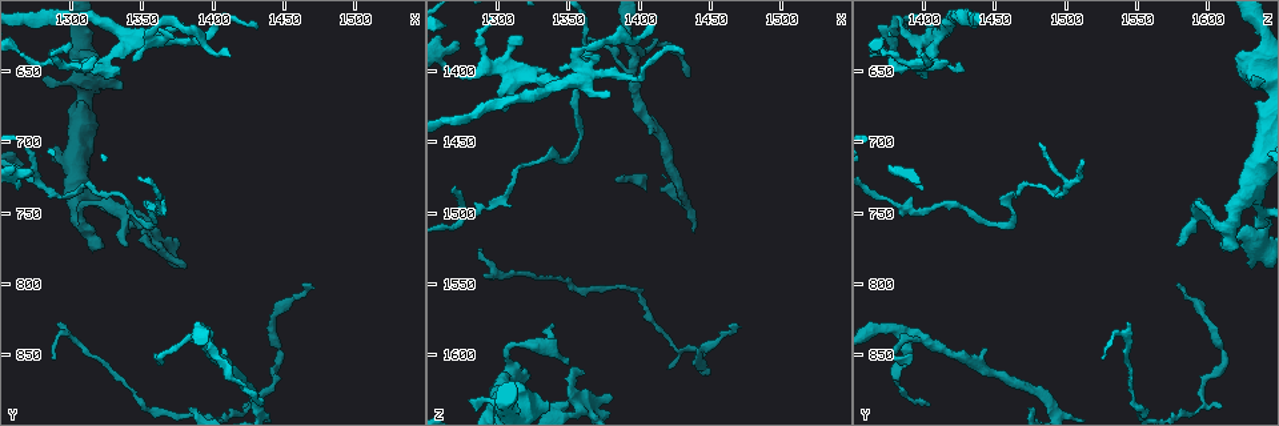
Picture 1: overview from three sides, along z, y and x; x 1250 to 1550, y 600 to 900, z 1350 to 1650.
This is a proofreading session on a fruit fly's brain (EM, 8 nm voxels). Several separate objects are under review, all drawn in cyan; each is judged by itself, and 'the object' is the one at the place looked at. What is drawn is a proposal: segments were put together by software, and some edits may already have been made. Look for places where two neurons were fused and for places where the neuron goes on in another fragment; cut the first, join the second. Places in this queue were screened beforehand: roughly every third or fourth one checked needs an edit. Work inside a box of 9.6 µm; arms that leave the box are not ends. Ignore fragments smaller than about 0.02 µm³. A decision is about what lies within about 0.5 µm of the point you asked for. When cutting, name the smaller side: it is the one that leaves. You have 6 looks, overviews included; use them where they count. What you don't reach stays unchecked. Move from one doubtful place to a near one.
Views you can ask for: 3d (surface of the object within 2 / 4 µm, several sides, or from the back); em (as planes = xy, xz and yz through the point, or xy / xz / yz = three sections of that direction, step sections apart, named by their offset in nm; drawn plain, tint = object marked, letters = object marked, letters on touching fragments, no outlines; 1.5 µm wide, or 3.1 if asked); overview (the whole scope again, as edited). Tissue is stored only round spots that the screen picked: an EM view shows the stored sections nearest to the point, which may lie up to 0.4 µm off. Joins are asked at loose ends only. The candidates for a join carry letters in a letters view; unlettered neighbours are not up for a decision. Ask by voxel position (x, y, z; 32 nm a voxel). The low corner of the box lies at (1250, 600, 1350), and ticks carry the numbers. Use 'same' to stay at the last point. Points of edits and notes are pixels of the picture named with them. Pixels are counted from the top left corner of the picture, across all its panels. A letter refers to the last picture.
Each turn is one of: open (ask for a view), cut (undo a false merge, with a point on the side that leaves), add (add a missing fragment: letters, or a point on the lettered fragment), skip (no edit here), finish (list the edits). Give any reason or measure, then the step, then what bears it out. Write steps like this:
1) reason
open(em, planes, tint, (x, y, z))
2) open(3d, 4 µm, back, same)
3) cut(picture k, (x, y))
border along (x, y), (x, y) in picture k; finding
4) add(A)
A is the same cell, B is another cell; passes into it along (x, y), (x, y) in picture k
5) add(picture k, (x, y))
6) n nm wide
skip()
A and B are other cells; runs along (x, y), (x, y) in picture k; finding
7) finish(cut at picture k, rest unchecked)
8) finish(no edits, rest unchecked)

open(em, xz, step 4, letters, (1360, 850, 1392))

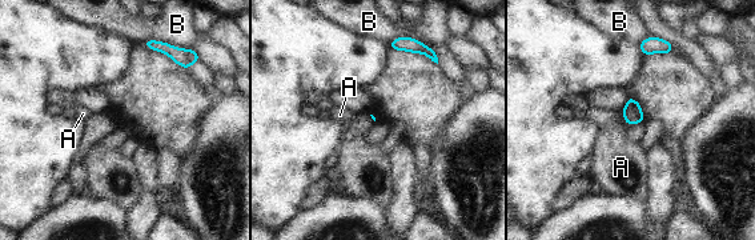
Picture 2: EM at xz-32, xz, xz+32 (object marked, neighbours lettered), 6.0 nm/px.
another direction
open(em, planes, letters, same)

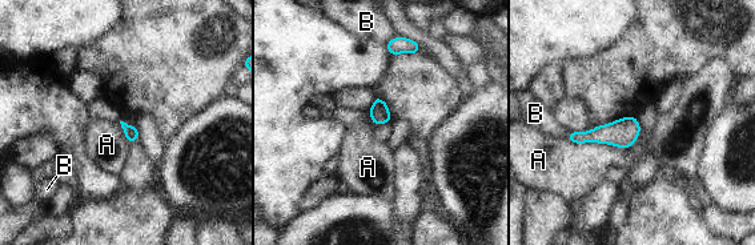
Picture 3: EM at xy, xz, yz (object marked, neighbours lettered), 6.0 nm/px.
80 nm wide
skip()
A and B are other cells; border along (641, 129), (629, 147), (567, 139) in picture 3; no lettered fragment goes on from it

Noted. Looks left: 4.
thick end
open(em, planes, letters, (1322, 774, 1614))

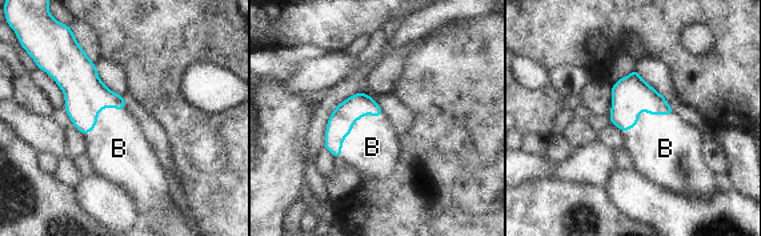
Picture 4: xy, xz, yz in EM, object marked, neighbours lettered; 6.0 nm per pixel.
B touches over 380 nm
add(B)
B is the same cell; passes into it along (341, 120), (352, 126), (372, 147) in picture 4; the neuron continues

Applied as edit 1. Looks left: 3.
free end
open(em, yz, step 4, letters, (1288, 852, 1524))

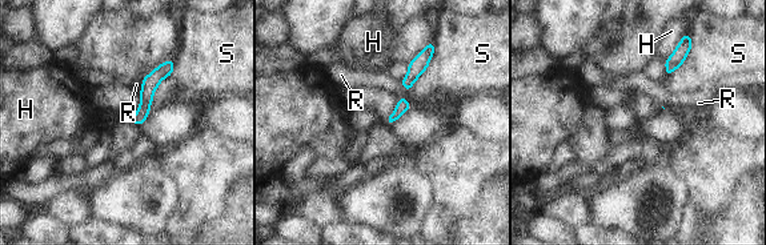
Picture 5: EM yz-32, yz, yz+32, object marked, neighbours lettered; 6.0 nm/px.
70 nm wide; S touches over 320 nm
skip()
H, R and S are other cells; no lettered fragment goes on from it

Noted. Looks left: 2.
finish(add at picture 4, rest unchecked)

